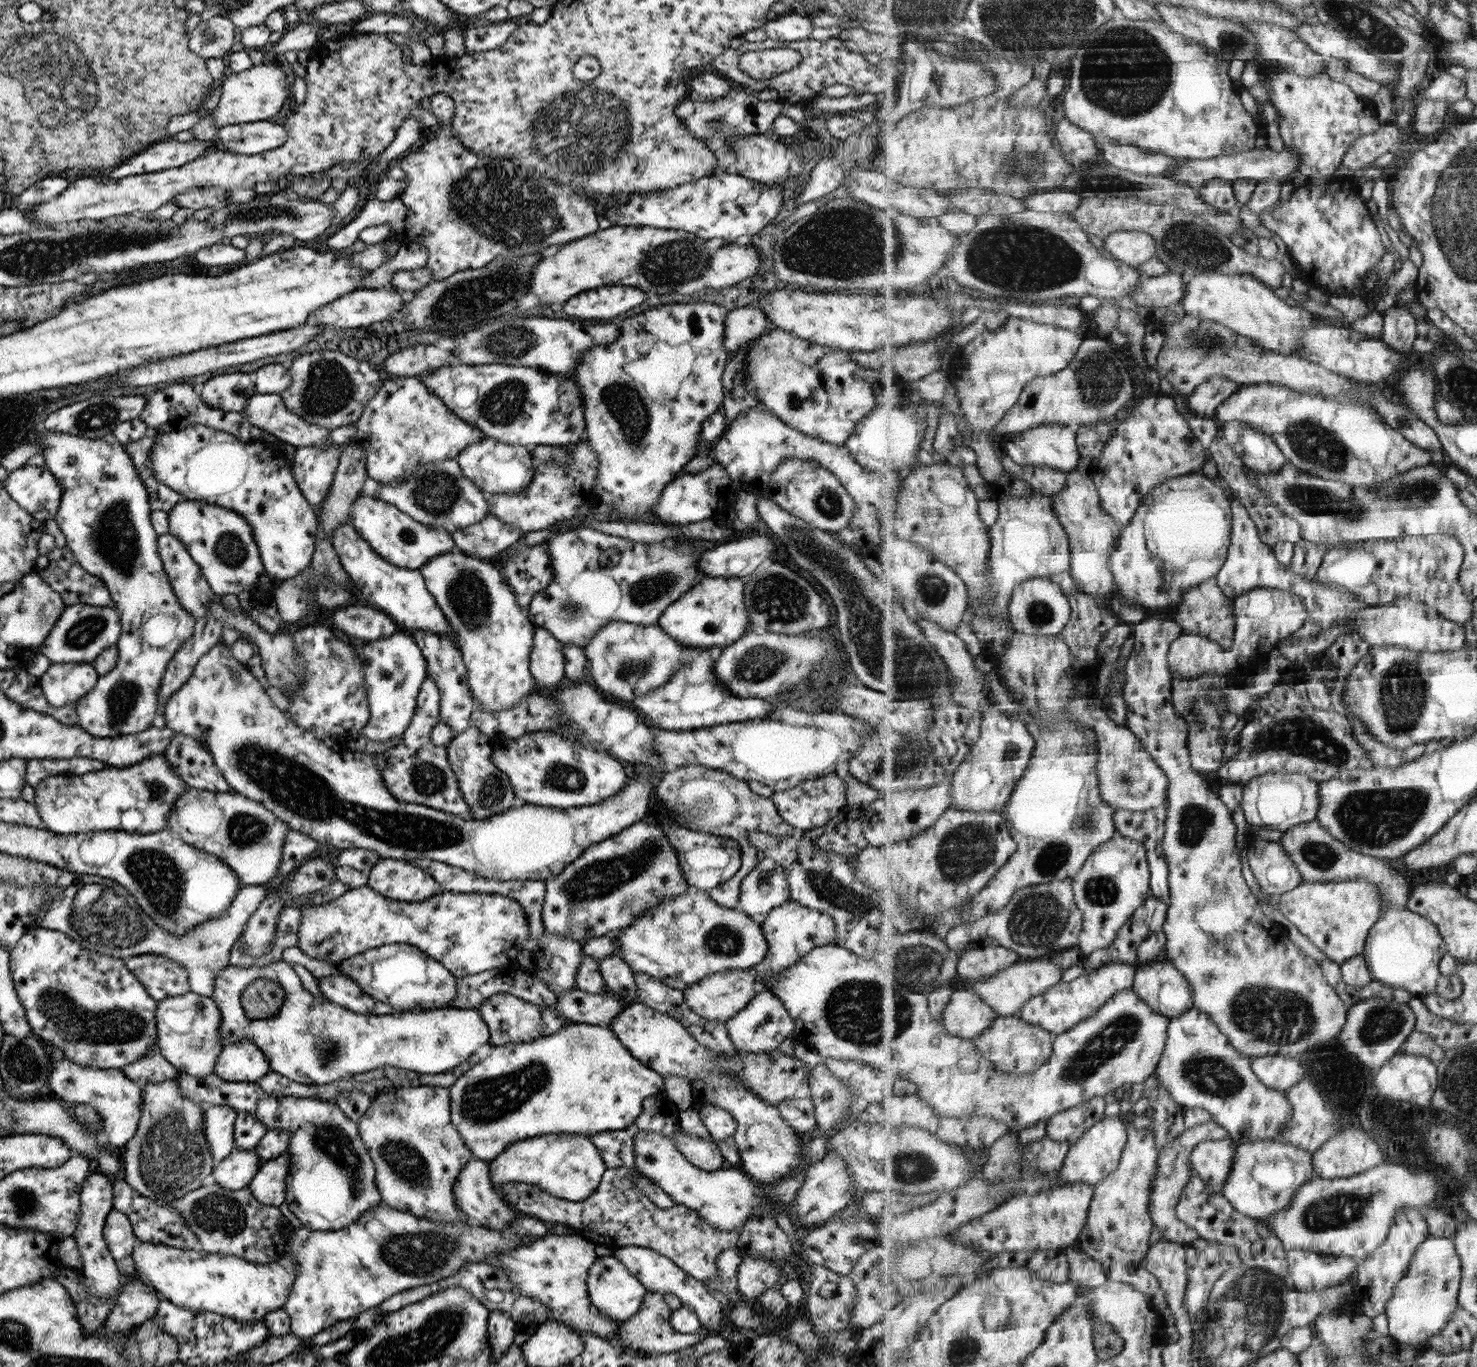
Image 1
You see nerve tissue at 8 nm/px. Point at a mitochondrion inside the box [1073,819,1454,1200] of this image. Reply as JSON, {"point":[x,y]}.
{"point":[1264,1012]}

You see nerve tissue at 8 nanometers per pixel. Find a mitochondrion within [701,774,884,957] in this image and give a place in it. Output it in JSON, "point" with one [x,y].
{"point":[825,887]}

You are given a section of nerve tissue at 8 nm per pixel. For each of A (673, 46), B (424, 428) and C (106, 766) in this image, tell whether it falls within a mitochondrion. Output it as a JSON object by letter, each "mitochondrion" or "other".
{"A":"other","B":"mitochondrion","C":"other"}

